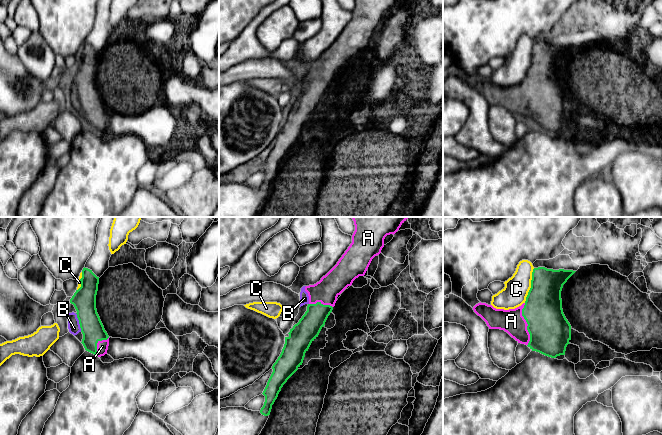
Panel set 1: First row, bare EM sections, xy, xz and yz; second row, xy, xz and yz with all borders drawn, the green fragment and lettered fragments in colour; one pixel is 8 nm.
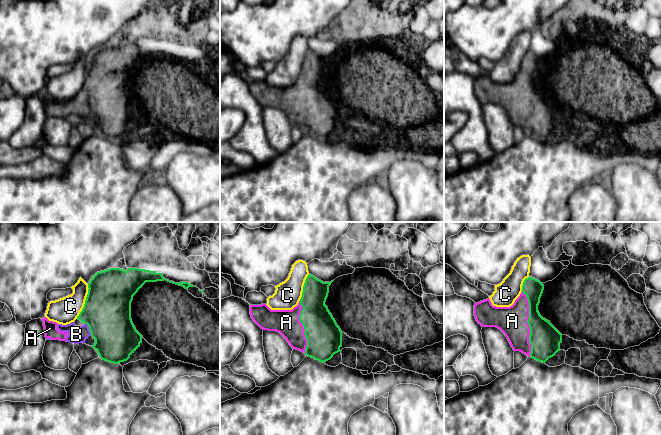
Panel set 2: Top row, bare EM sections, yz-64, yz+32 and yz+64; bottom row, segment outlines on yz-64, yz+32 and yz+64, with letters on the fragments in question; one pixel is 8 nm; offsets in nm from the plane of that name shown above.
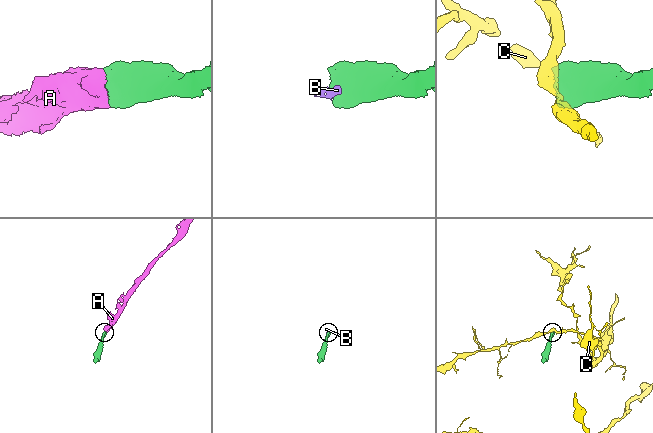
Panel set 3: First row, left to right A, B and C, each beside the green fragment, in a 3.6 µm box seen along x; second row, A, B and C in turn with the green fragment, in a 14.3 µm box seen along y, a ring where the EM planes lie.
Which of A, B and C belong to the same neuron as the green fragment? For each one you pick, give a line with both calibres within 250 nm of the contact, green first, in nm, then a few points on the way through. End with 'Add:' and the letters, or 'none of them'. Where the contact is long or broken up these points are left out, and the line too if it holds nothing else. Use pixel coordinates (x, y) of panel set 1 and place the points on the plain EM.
A: 320/190 nm
B: 190/100 nm
Add: A, B

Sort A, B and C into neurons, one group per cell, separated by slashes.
A B / C

